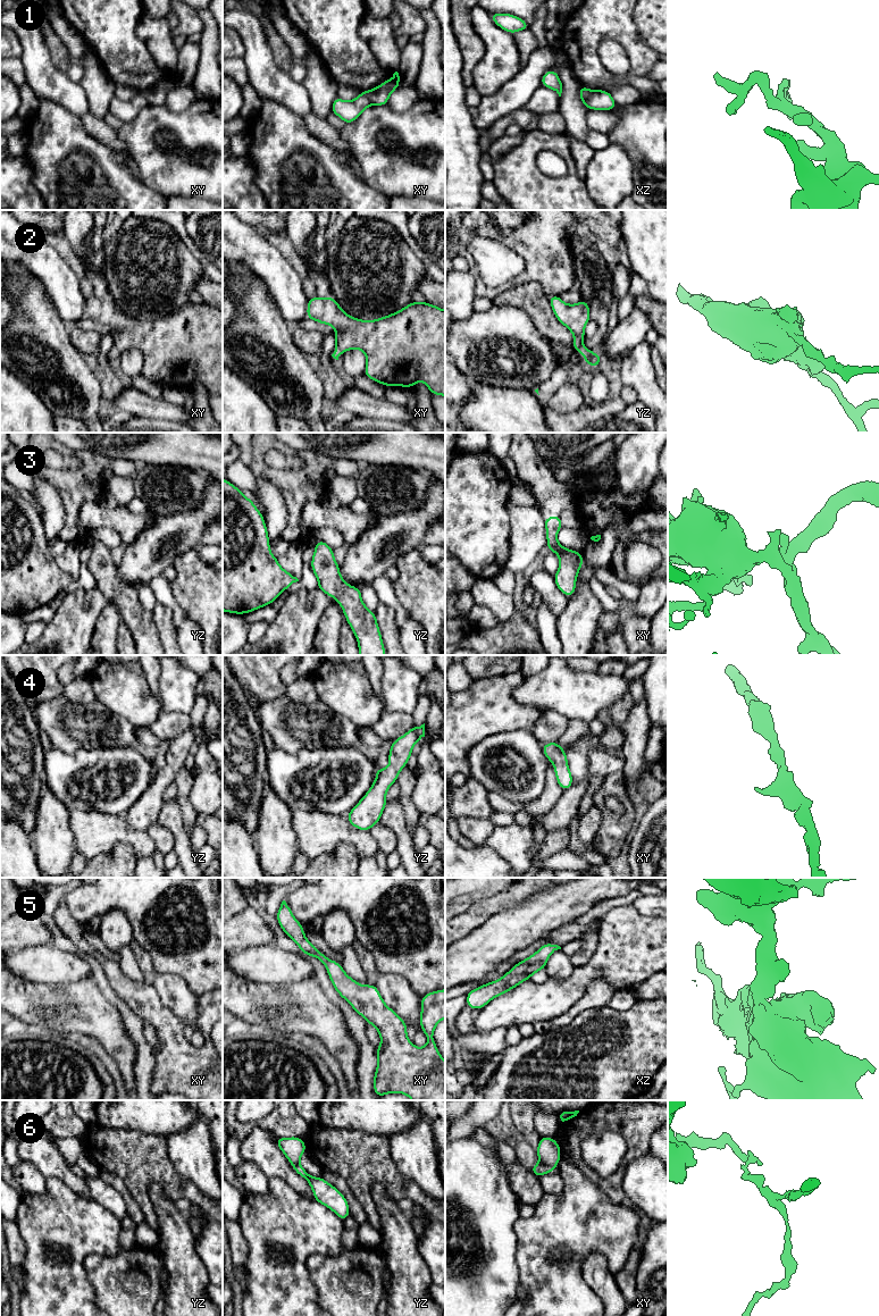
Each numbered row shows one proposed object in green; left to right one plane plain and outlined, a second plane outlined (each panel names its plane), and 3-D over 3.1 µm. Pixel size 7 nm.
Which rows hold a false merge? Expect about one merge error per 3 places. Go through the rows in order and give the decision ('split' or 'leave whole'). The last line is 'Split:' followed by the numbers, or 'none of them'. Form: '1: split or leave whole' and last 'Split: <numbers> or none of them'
1: split
2: leave whole
3: leave whole
4: leave whole
5: leave whole
6: split
Split: 1, 6

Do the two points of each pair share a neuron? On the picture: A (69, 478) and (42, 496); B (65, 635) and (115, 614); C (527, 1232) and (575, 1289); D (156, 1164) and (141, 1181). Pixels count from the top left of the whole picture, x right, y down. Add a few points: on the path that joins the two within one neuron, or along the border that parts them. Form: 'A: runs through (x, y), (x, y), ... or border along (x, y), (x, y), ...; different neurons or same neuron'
A: border along (61, 499), (65, 505), (65, 525); different neurons
B: border along (111, 598), (98, 620), (91, 643); different neurons
C: runs through (538, 1248), (542, 1263), (559, 1280); same neuron
D: runs through (151, 1168), (143, 1176); same neuron

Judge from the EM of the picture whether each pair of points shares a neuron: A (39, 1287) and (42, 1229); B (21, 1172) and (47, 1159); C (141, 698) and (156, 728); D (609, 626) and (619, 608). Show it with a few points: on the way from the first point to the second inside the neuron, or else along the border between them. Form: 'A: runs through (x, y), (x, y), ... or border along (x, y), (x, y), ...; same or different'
A: runs through (40, 1272), (40, 1243); same
B: border along (21, 1159), (31, 1162), (45, 1178); different
C: border along (161, 711), (147, 727); different
D: border along (604, 610), (622, 614); different

